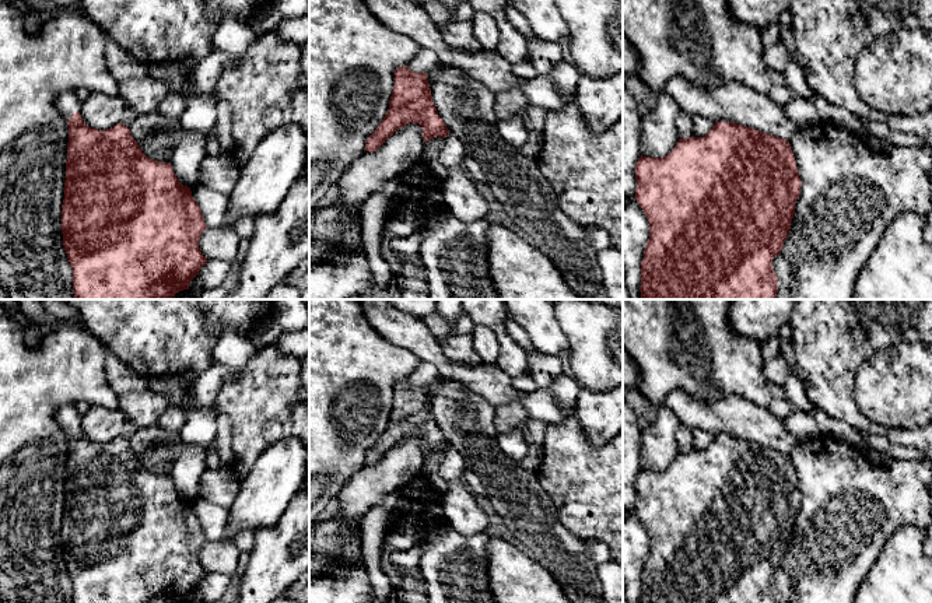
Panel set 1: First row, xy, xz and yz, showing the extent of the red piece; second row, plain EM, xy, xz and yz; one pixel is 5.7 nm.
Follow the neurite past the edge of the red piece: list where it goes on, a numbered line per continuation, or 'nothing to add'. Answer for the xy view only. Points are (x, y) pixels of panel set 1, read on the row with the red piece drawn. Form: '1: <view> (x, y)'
1: xy (66, 102)

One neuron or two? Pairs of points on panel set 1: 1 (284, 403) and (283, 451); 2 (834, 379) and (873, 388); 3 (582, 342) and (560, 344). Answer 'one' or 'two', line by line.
1: two
2: two
3: two

